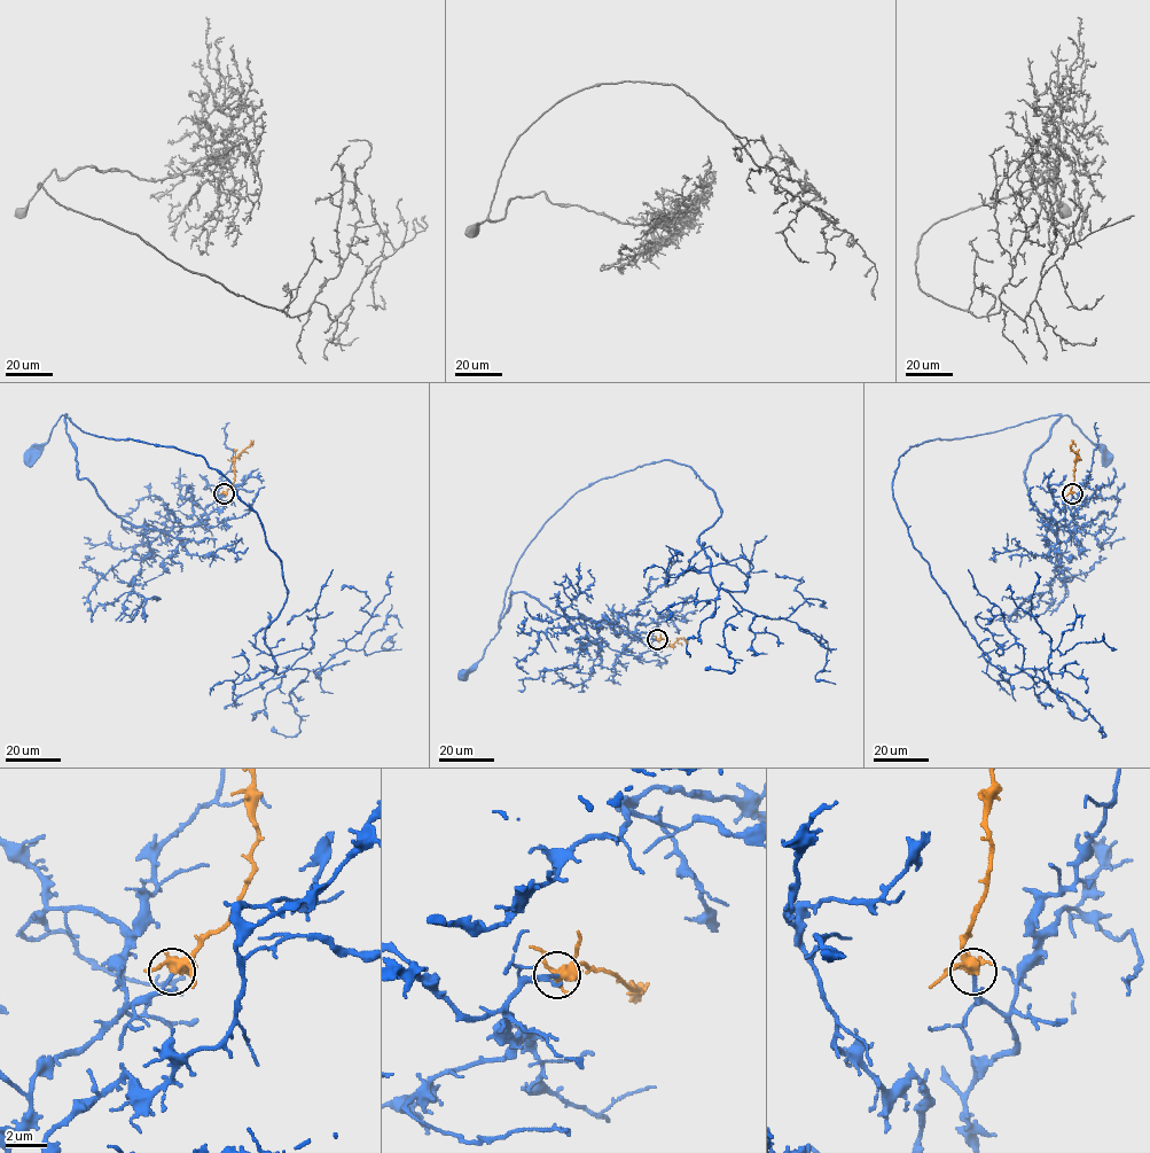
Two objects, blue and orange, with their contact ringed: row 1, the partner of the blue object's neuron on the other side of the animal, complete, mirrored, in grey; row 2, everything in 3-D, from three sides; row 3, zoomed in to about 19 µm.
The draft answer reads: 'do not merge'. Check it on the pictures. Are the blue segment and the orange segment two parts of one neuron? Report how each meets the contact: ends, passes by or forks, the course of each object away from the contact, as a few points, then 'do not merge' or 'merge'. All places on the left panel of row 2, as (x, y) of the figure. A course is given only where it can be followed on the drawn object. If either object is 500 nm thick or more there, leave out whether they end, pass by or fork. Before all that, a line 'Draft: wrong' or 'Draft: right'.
Draft: wrong
blue passes by; orange forks there; blue runs (224, 493), (172, 537), (124, 522), (87, 478), (78, 477), (64, 415), (28, 458); orange runs (224, 493), (234, 480), (234, 459), (251, 446); merge

